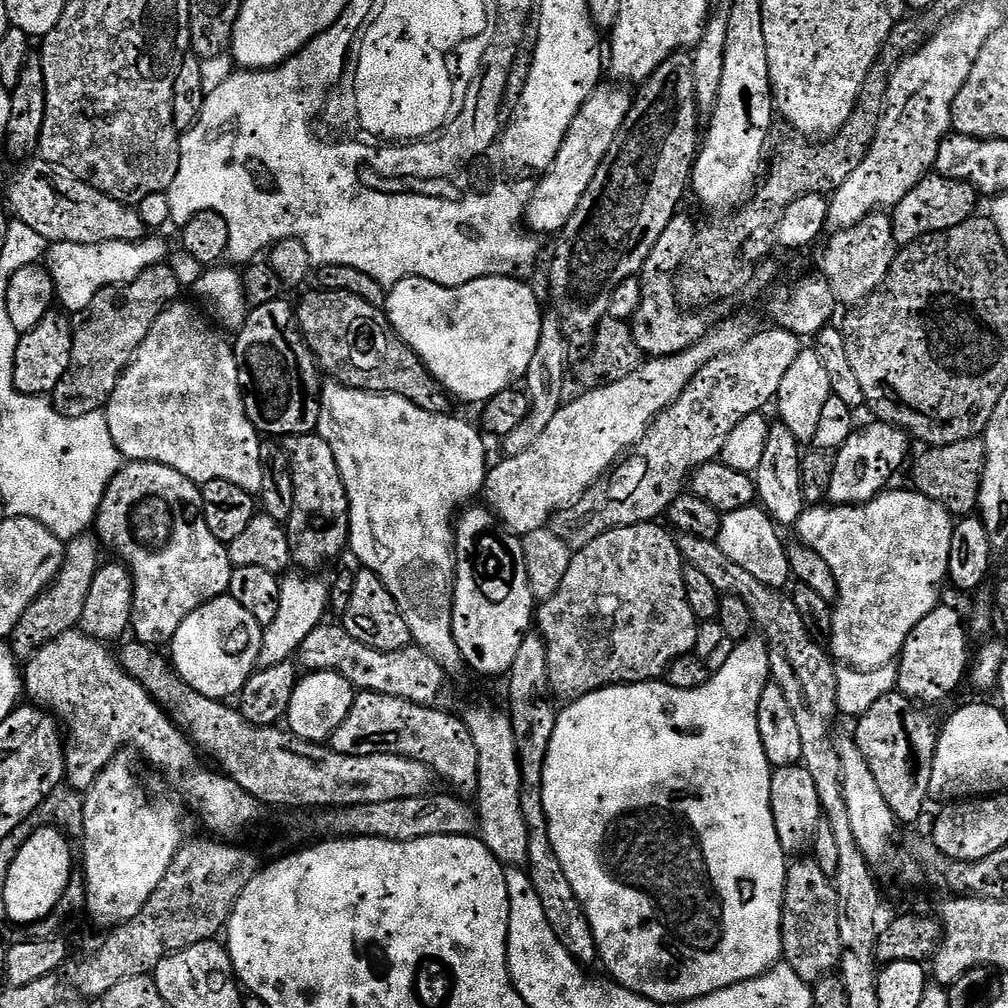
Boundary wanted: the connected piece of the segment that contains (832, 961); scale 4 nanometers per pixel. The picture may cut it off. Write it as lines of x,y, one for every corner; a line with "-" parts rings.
800,858
788,865
788,881
784,887
784,954
788,967
798,974
798,978
809,982
824,979
840,968
840,917
842,905
836,895
833,877
827,876
822,866
814,858

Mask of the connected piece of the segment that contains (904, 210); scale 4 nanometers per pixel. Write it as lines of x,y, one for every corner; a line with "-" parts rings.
930,174
916,186
911,195
904,201
897,203
891,209
892,222
890,229
893,234
894,242
898,246
907,246
931,237
933,234
948,234
952,229
973,219
976,208
976,200
978,201
978,193
976,189
968,185
960,184
957,180
945,180
943,176

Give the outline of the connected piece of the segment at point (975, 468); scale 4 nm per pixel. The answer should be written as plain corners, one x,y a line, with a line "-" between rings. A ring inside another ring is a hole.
983,439
963,440
960,444
932,446
916,464
915,487
924,496
938,502
953,517
968,518
977,511
980,503
980,487
984,477

